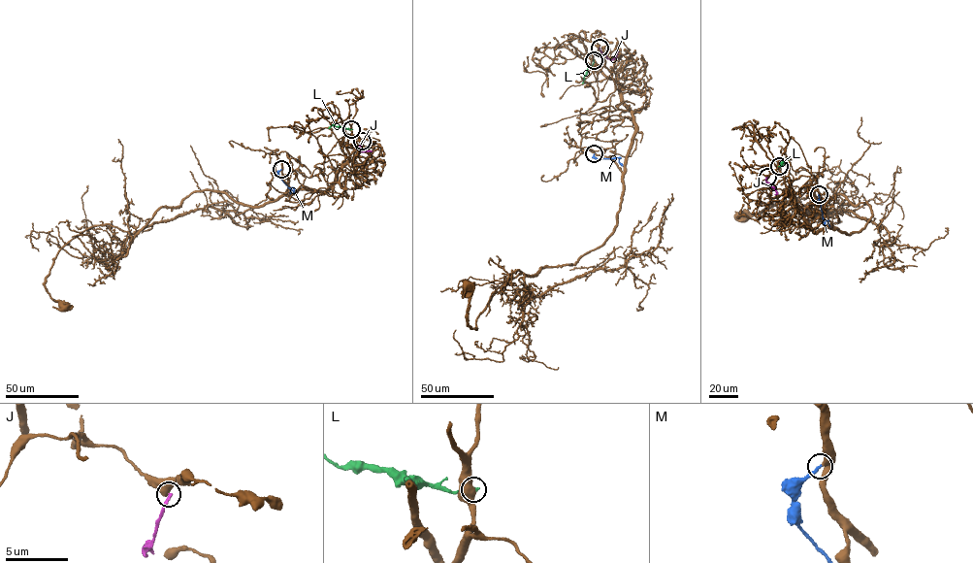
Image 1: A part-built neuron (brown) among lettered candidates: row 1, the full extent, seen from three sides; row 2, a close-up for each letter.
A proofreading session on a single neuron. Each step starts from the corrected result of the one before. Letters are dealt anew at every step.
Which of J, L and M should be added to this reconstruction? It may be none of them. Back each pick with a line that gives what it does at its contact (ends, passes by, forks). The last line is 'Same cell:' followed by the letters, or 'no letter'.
M: it ends there
Same cell: M

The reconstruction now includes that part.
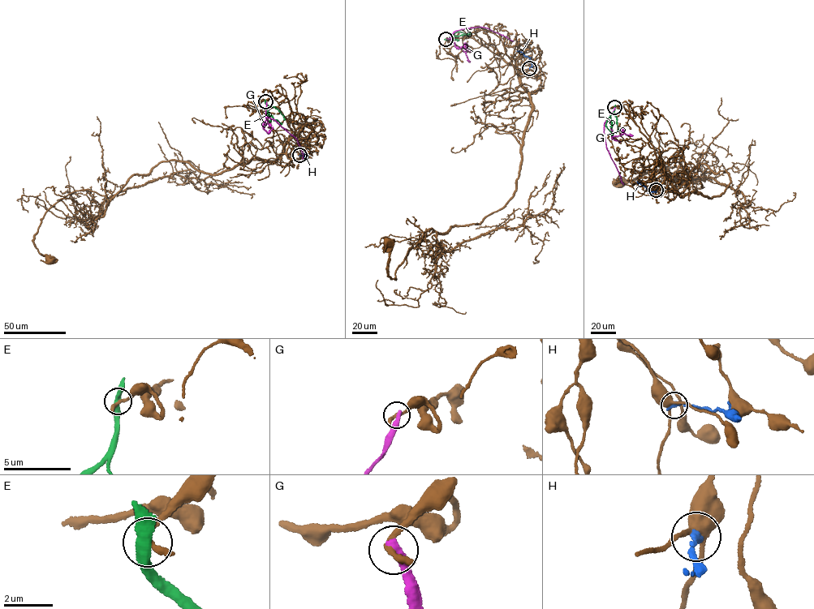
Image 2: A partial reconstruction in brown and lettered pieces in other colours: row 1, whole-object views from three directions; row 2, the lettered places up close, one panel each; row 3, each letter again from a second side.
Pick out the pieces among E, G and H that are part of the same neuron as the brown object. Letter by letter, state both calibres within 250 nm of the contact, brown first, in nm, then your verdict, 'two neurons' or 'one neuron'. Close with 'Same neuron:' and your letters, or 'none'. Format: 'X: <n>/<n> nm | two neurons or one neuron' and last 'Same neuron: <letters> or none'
E: 300/420 nm | two neurons
G: 320/380 nm | two neurons
H: 360/320 nm | two neurons
Same neuron: none

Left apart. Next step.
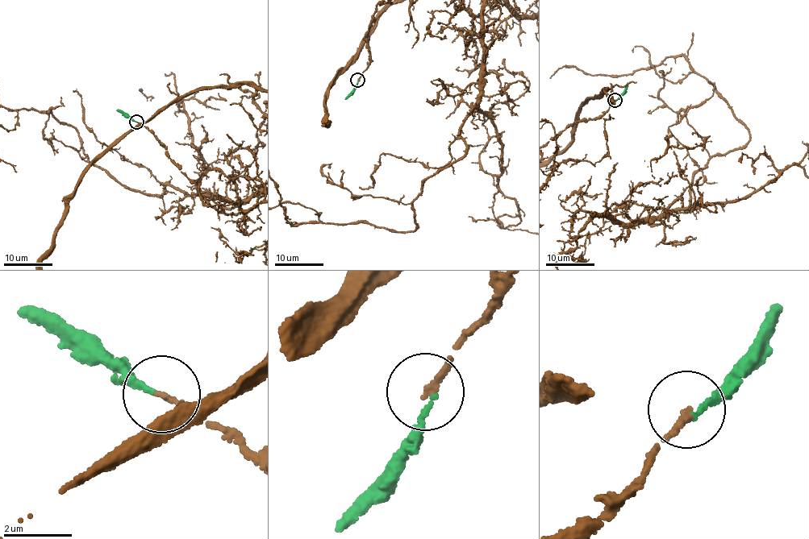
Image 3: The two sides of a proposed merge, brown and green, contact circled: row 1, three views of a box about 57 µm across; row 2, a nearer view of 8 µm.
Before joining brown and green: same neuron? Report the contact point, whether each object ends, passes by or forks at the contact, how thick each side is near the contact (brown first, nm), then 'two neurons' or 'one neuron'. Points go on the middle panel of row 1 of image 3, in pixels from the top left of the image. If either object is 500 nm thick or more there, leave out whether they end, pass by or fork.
place (357, 80); brown ends; green ends; calibres 140 and 120 nm; one neuron

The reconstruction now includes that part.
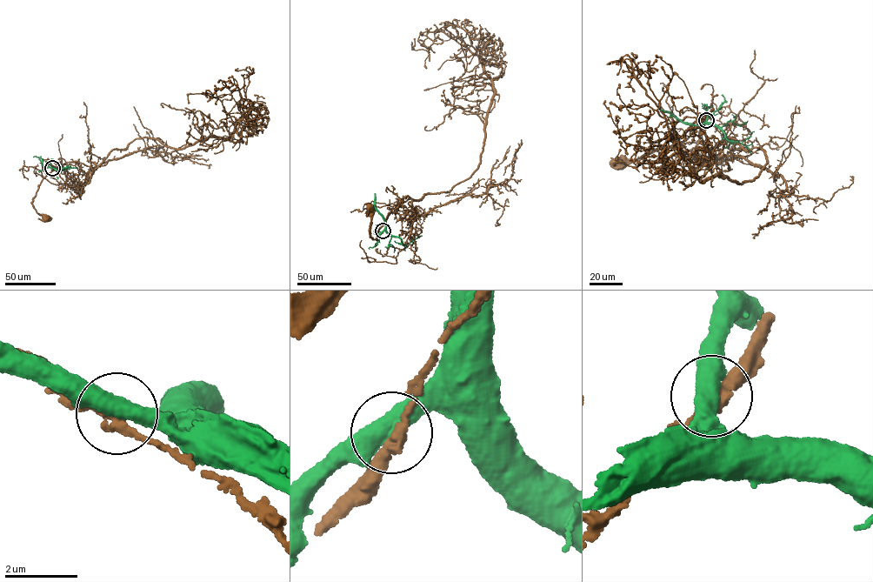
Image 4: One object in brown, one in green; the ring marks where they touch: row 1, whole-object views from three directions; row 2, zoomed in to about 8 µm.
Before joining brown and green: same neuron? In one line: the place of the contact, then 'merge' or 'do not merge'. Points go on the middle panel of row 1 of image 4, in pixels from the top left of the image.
at (383, 230); do not merge

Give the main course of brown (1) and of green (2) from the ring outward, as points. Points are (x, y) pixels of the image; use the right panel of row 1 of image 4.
1: (706, 120), (679, 137), (673, 148), (679, 157), (698, 141), (703, 123), (701, 117), (680, 143), (616, 162)
2: (706, 120), (729, 140), (749, 148), (750, 153)

